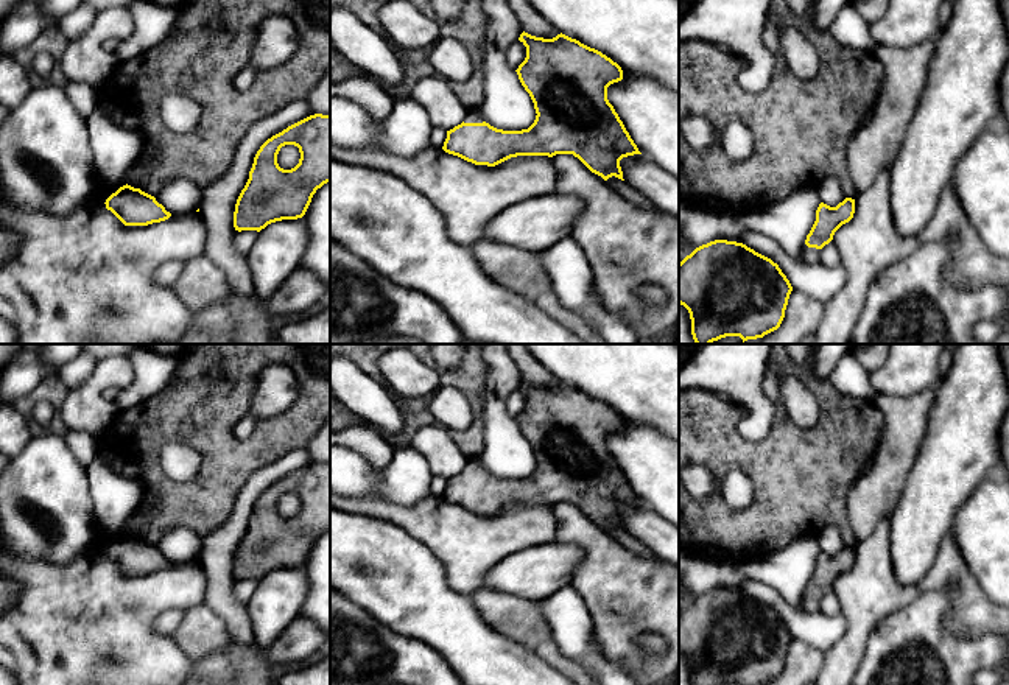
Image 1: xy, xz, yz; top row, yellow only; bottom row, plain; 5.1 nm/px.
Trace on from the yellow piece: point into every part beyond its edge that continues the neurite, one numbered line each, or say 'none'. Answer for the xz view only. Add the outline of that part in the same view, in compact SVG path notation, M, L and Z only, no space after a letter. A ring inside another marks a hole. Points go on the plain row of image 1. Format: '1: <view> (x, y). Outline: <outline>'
1: xz (472, 464). Outline: M469 458L464 472L483 472L484 469L481 464L476 461L476 458Z

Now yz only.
1: yz (810, 604). Outline: M803 593L802 609L805 612L816 613L819 612L819 602L821 602L821 598L808 596L807 593Z

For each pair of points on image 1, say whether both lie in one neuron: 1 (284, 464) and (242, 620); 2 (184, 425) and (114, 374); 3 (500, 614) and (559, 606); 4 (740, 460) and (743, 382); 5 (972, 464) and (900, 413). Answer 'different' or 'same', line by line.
1: same
2: different
3: different
4: different
5: different

